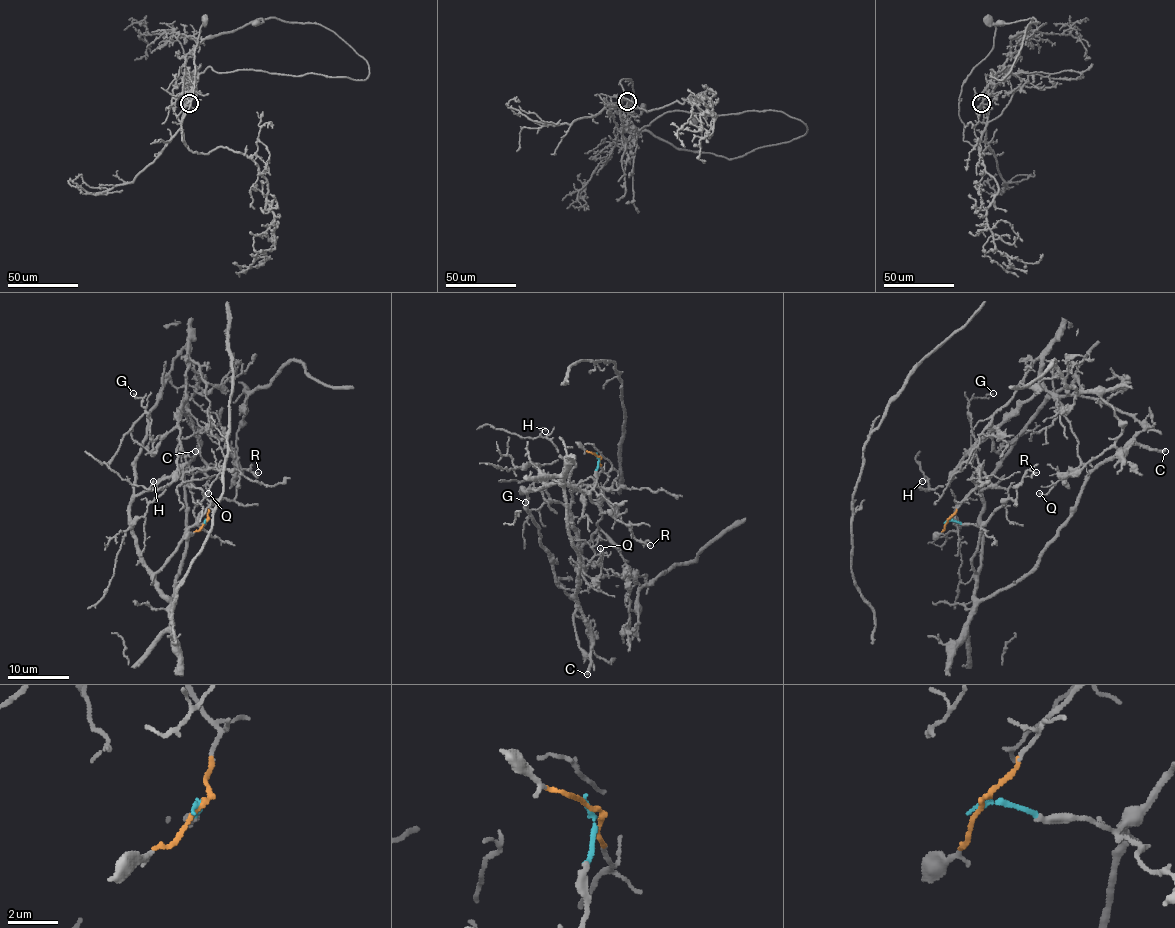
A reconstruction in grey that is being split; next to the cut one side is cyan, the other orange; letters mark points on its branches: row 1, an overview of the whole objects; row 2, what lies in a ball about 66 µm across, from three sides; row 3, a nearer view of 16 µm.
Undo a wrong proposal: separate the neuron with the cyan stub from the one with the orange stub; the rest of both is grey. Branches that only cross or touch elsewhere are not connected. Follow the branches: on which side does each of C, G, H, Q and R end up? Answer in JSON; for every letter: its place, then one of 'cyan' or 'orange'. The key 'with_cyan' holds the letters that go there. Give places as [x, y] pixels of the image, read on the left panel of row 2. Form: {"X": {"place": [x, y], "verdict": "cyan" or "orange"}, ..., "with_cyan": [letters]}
{"C": {"place": [195, 451], "verdict": "cyan"}, "G": {"place": [133, 393], "verdict": "orange"}, "H": {"place": [153, 481], "verdict": "orange"}, "Q": {"place": [208, 493], "verdict": "orange"}, "R": {"place": [258, 472], "verdict": "cyan"}, "with_cyan": ["C", "R"]}

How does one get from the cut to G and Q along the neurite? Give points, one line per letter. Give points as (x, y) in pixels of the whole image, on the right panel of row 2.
G: (946, 522), (985, 480), (976, 443), (997, 428), (982, 440), (976, 439), (966, 407), (974, 398), (992, 393)
Q: (946, 522), (985, 480), (976, 453), (979, 440), (1044, 388), (1070, 425), (1080, 465), (1046, 494), (1038, 492)

